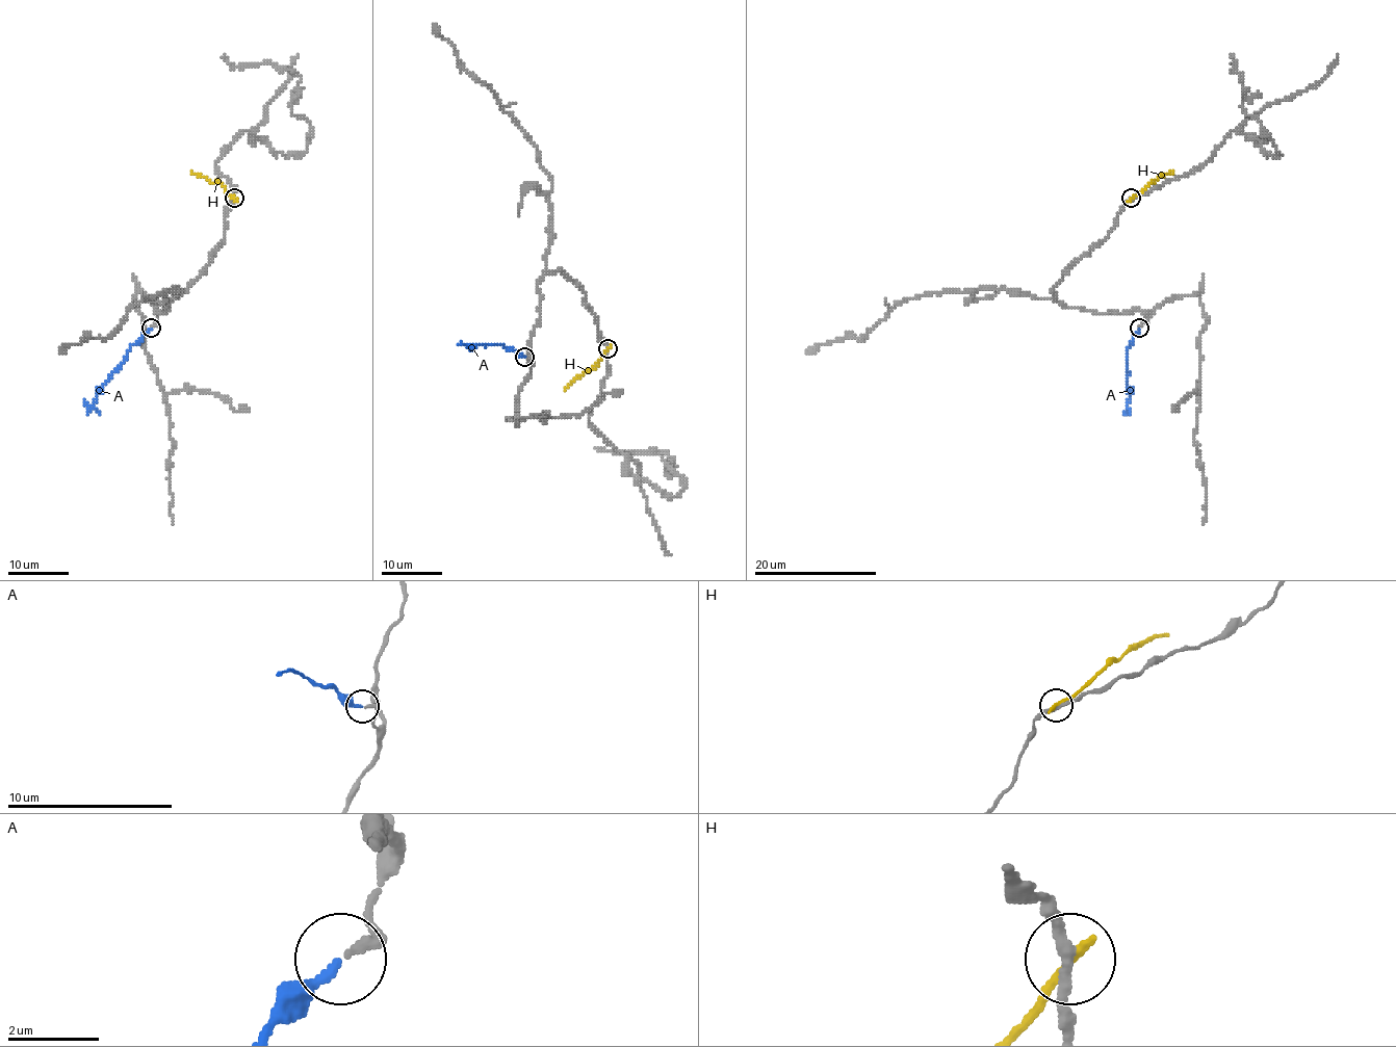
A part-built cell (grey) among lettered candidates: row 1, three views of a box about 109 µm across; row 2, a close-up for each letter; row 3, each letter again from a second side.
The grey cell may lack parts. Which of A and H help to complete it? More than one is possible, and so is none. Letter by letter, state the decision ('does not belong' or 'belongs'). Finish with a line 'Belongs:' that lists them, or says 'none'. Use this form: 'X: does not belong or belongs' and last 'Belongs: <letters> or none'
A: belongs
H: does not belong
Belongs: A

